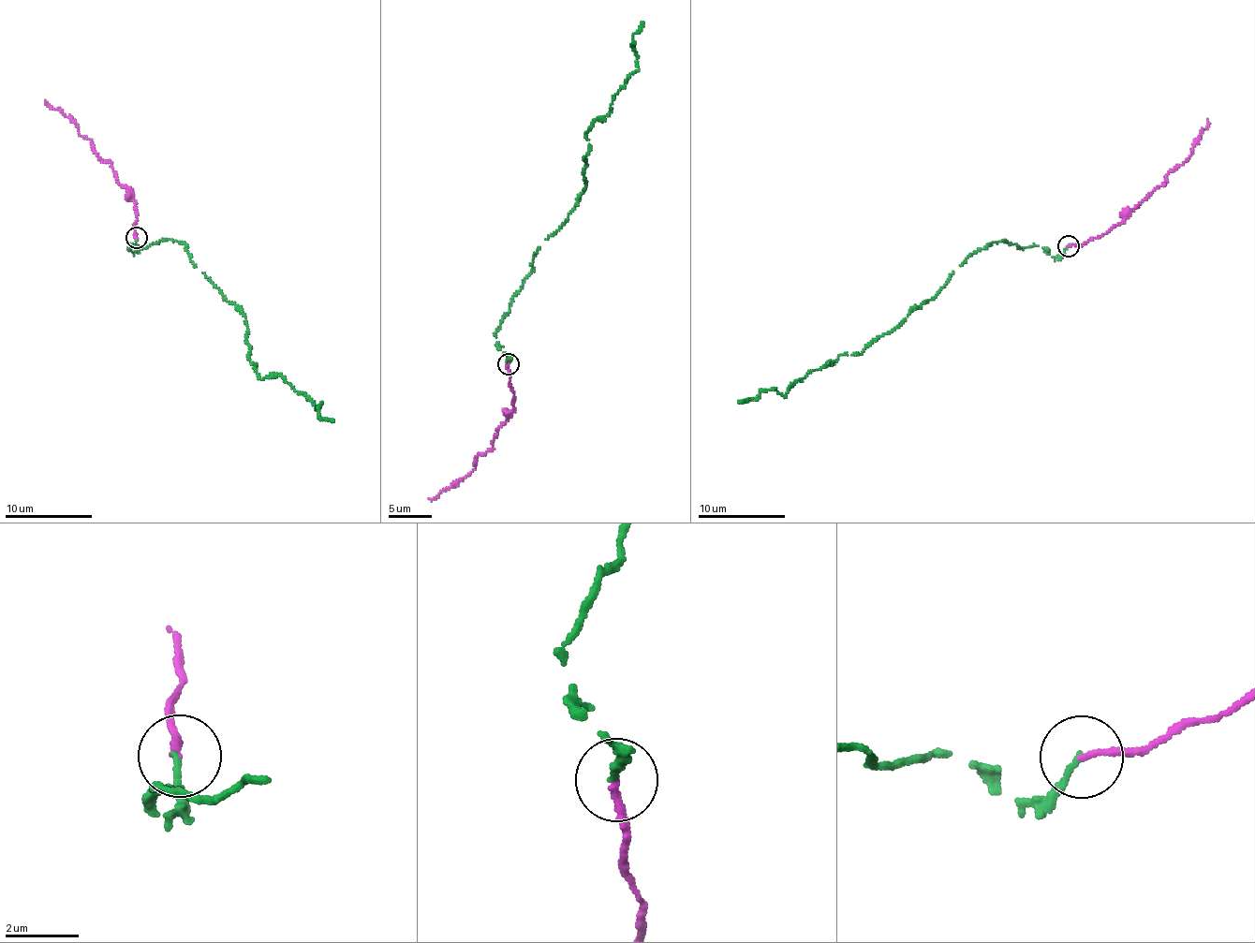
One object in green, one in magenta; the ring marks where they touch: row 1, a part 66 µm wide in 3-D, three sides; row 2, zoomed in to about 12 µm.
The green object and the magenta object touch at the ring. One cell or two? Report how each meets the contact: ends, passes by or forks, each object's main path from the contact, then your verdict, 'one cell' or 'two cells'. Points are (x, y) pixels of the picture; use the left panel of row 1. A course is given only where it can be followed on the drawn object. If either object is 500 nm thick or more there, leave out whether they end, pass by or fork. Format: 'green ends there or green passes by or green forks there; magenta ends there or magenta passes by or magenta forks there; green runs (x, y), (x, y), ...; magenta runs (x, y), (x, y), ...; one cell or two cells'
green ends there; magenta ends there; green runs (135, 238), (132, 252), (130, 245), (182, 242), (245, 318), (257, 374), (280, 375), (333, 421); magenta runs (137, 238), (132, 193), (118, 182), (110, 163), (95, 153), (92, 141), (45, 100); one cell

